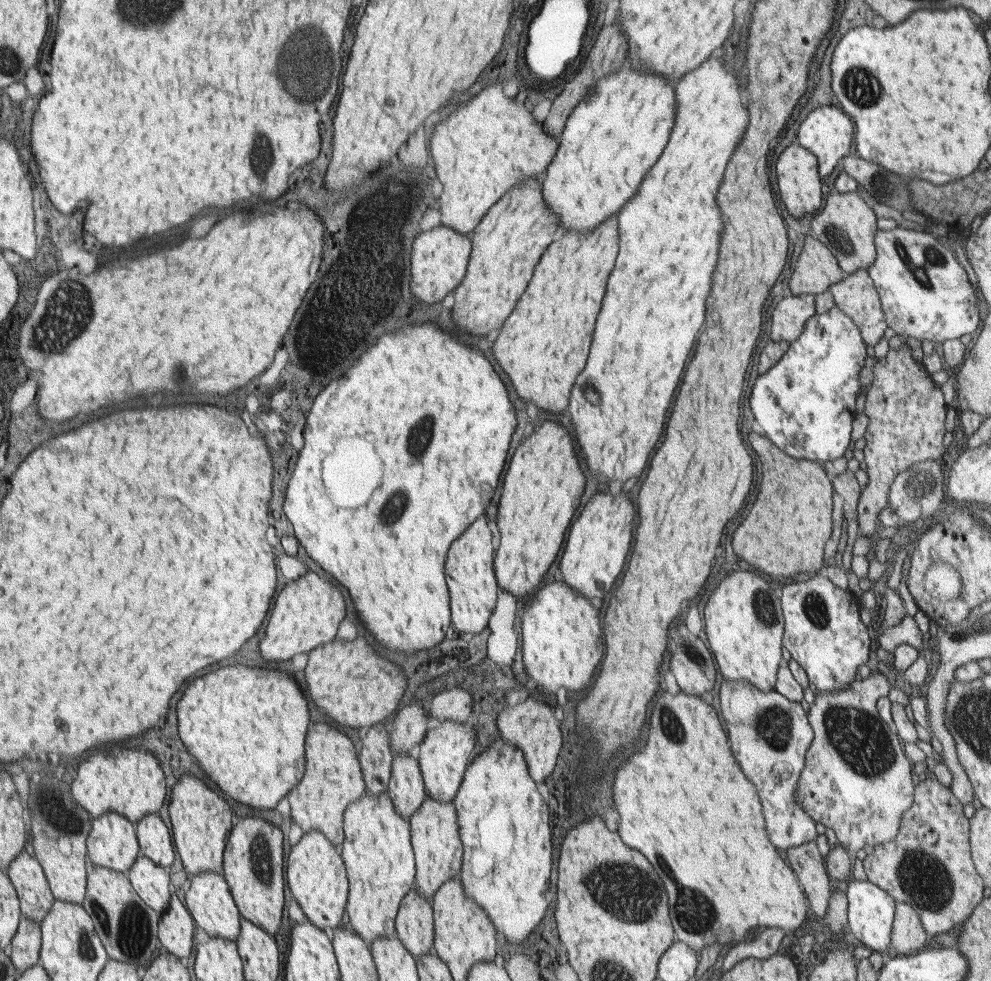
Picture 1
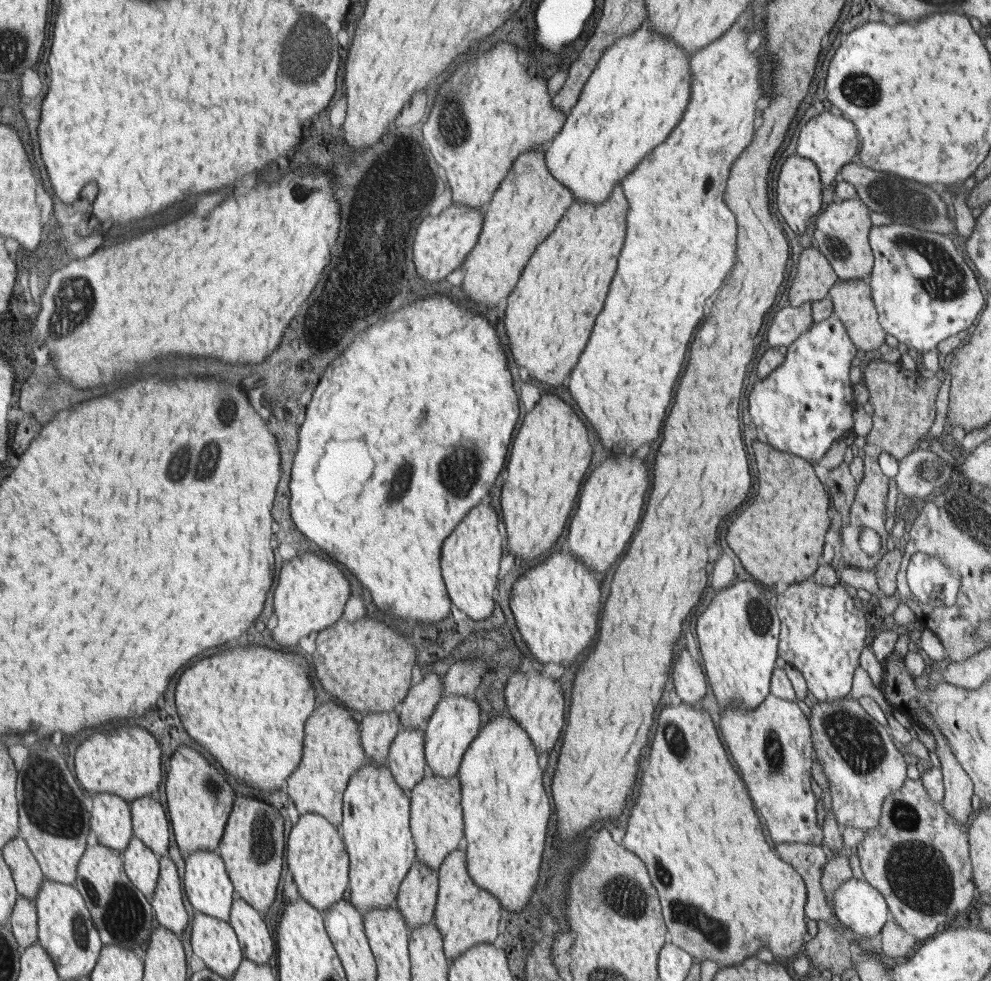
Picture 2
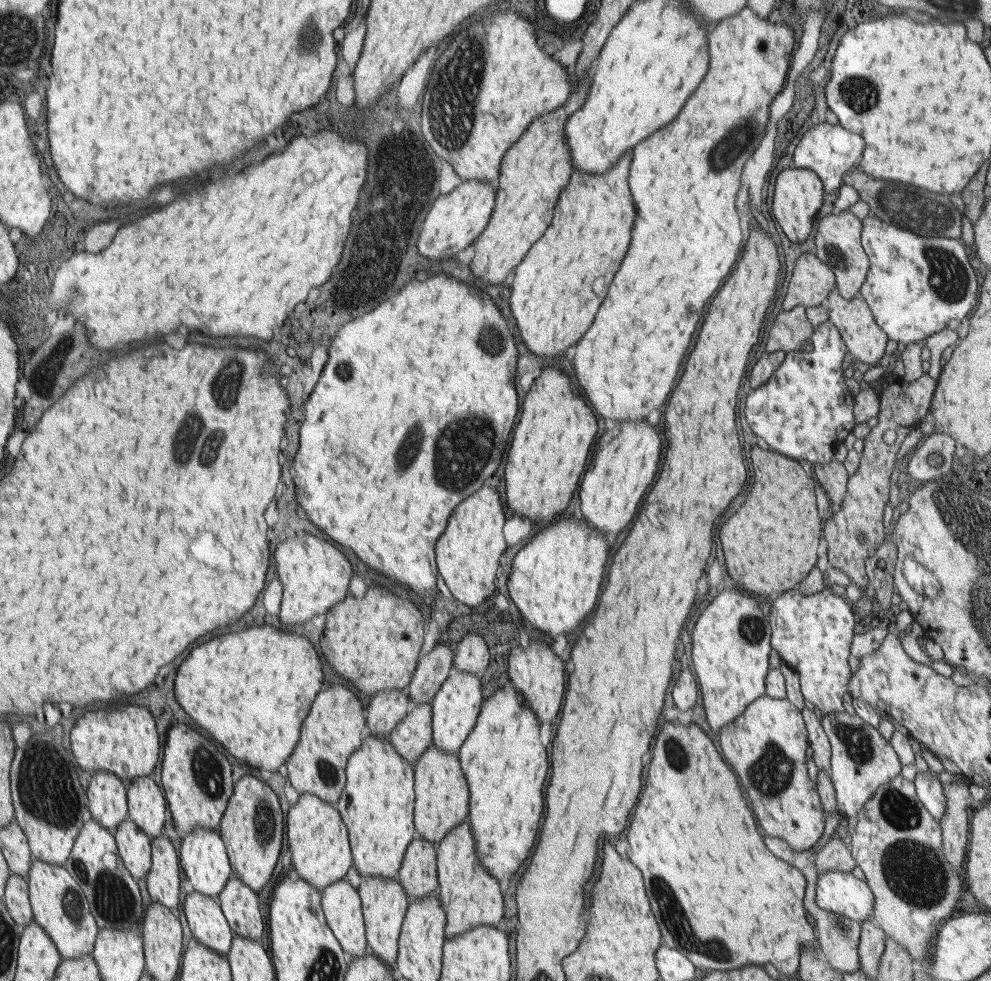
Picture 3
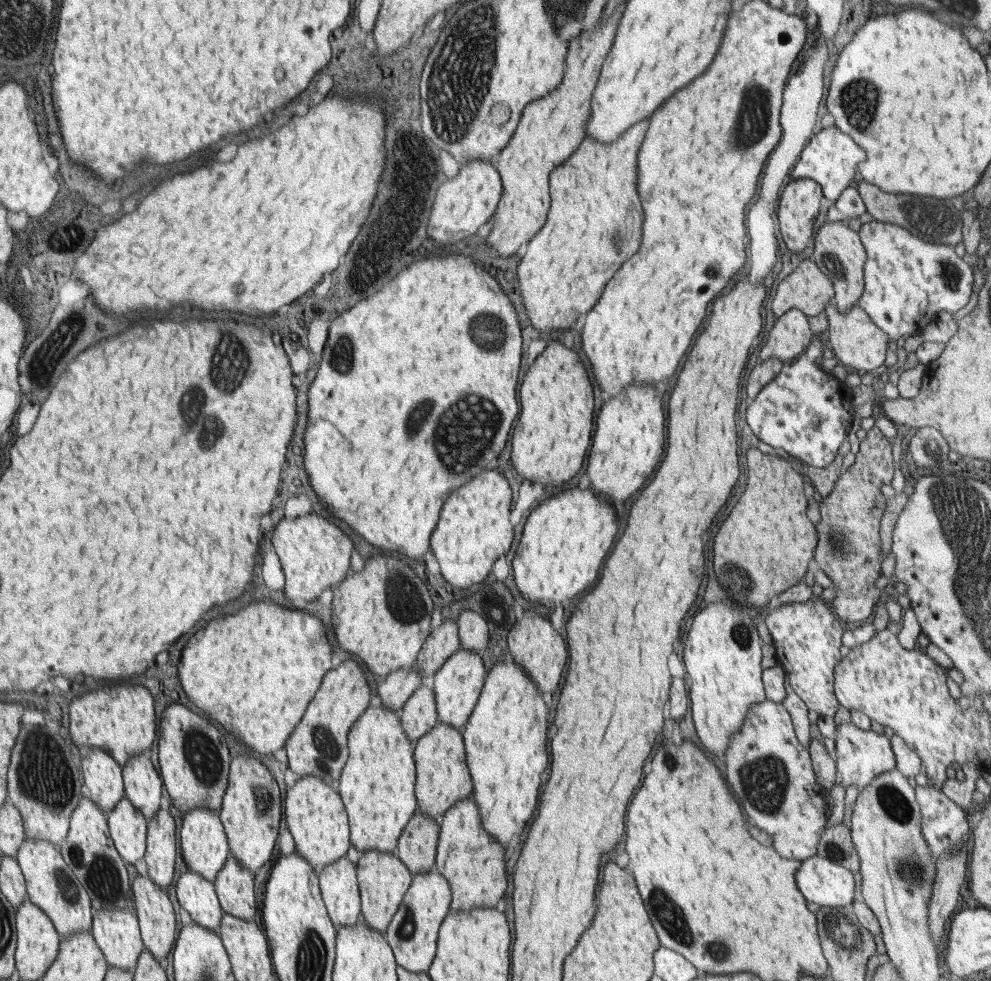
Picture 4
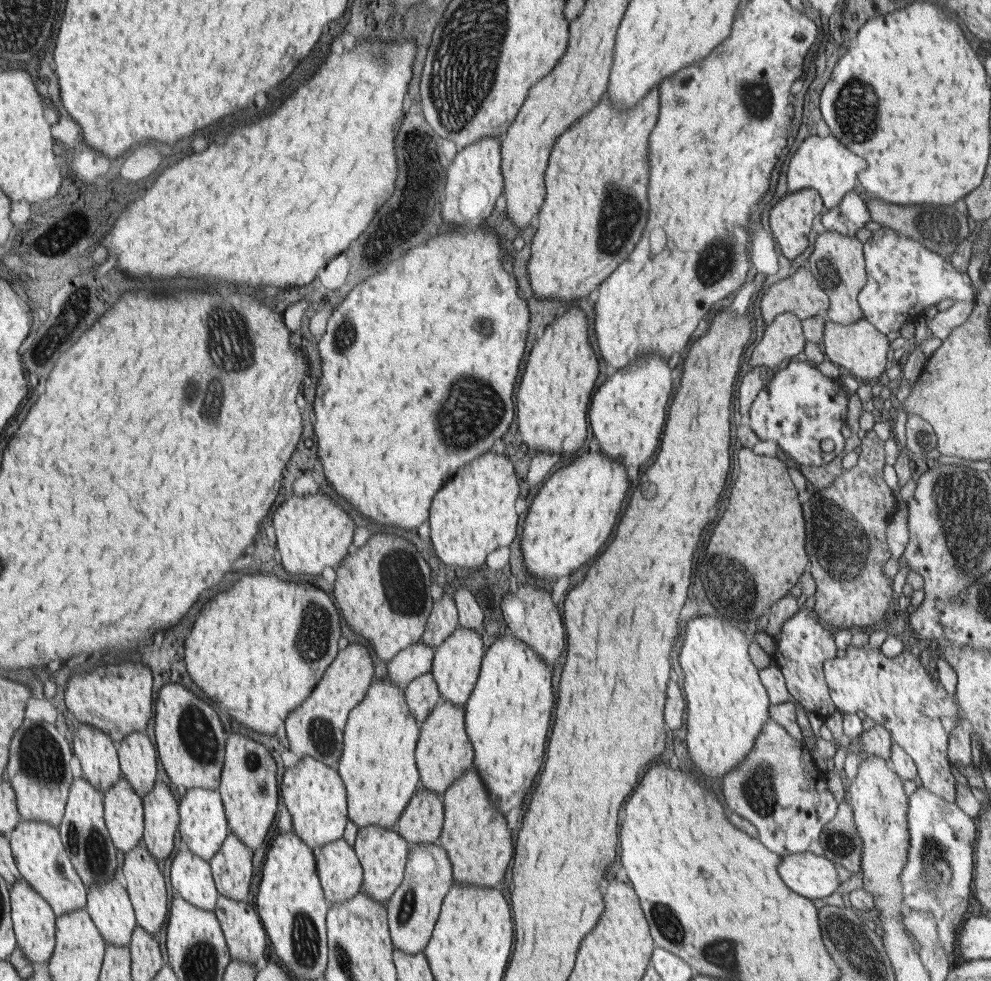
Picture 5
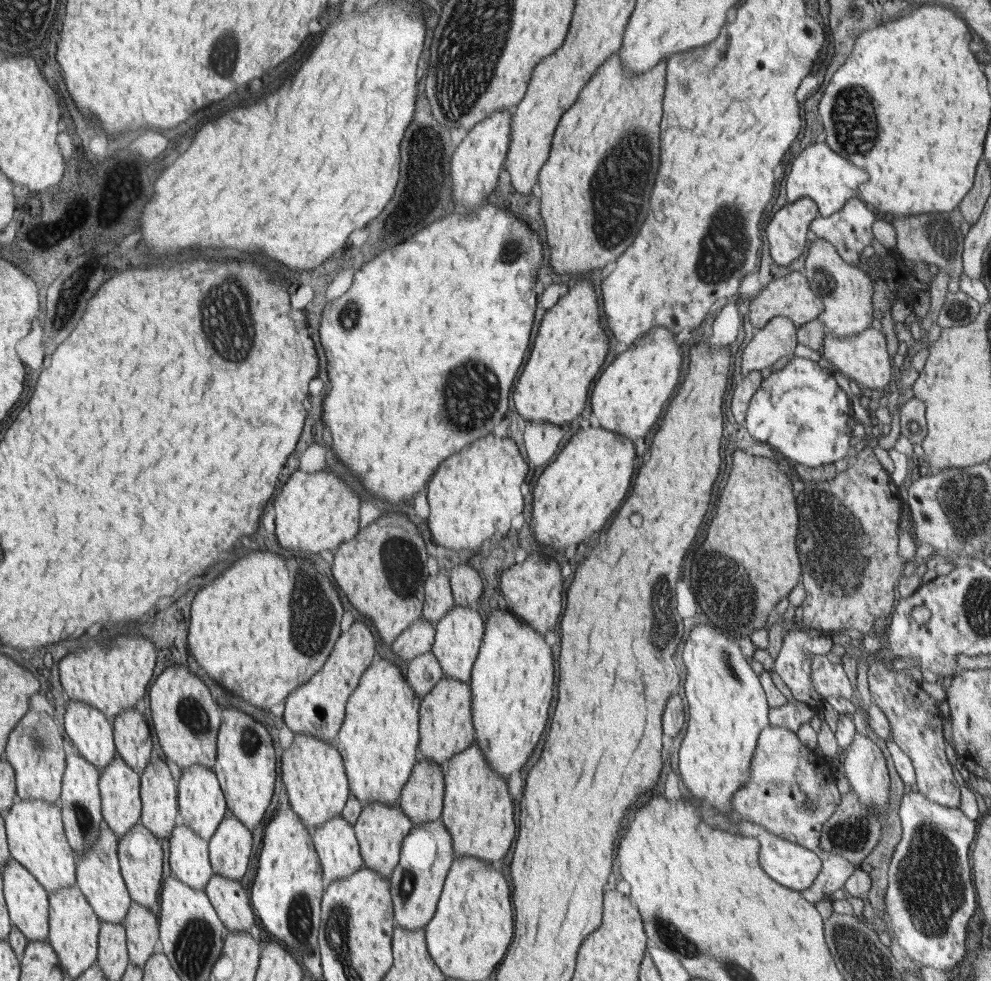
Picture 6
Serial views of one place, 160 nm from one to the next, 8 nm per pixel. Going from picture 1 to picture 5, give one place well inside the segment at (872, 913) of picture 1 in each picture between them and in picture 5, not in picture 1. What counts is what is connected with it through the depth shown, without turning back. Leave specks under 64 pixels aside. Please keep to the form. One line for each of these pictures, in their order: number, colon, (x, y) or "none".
2: (858, 906)
3: (840, 893)
4: (822, 880)
5: (811, 876)

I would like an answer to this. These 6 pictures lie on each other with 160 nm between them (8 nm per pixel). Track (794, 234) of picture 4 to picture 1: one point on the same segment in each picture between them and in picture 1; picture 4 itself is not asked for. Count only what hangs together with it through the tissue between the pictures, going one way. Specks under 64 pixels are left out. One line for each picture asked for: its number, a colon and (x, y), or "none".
1: (797, 168)
2: (799, 190)
3: (797, 198)

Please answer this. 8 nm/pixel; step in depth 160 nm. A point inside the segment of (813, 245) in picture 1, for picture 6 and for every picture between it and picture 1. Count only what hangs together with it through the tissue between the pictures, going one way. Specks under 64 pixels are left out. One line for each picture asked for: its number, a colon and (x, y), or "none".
2: (815, 276)
3: (812, 281)
4: (808, 289)
5: (800, 293)
6: (791, 296)

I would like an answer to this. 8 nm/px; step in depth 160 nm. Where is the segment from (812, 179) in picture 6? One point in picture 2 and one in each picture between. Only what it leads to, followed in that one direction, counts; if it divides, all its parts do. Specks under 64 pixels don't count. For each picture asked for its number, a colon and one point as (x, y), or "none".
2: (831, 142)
3: (829, 151)
4: (830, 158)
5: (823, 164)

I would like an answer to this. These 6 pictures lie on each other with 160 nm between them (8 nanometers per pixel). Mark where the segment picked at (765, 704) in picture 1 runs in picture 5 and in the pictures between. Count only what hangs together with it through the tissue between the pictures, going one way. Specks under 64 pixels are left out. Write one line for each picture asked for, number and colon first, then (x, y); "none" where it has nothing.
2: (772, 743)
3: (767, 743)
4: (771, 773)
5: (772, 787)

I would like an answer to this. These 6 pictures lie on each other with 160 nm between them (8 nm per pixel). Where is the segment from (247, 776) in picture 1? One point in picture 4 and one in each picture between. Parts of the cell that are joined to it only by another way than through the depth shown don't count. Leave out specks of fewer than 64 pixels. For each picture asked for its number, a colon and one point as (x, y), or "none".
2: (248, 708)
3: (251, 691)
4: (255, 672)

